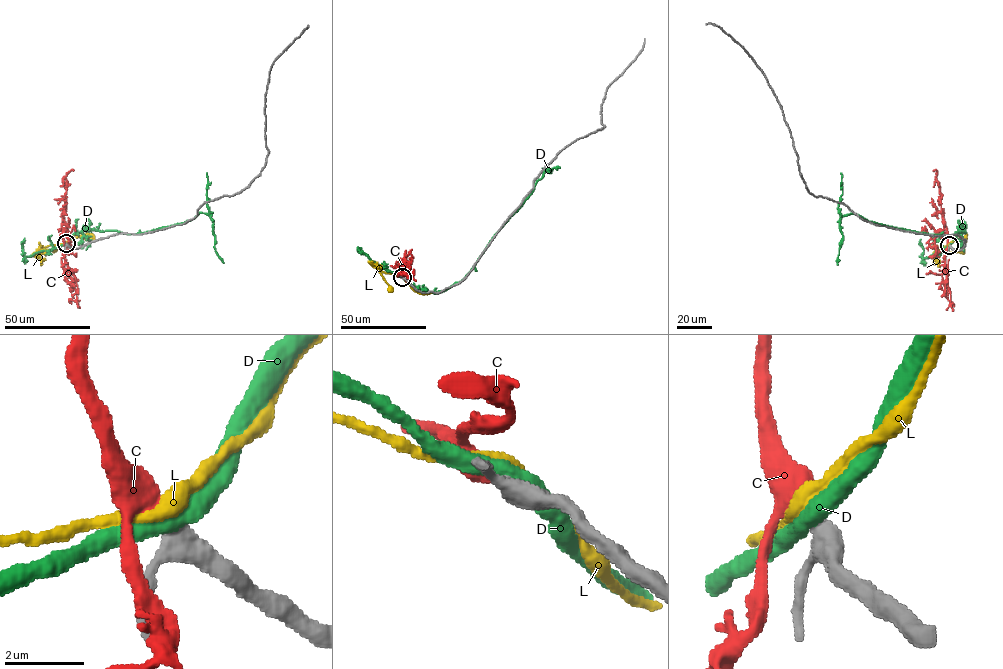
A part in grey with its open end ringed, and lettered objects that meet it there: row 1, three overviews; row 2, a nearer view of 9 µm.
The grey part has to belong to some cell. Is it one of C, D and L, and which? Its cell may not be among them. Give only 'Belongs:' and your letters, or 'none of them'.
Belongs: C

